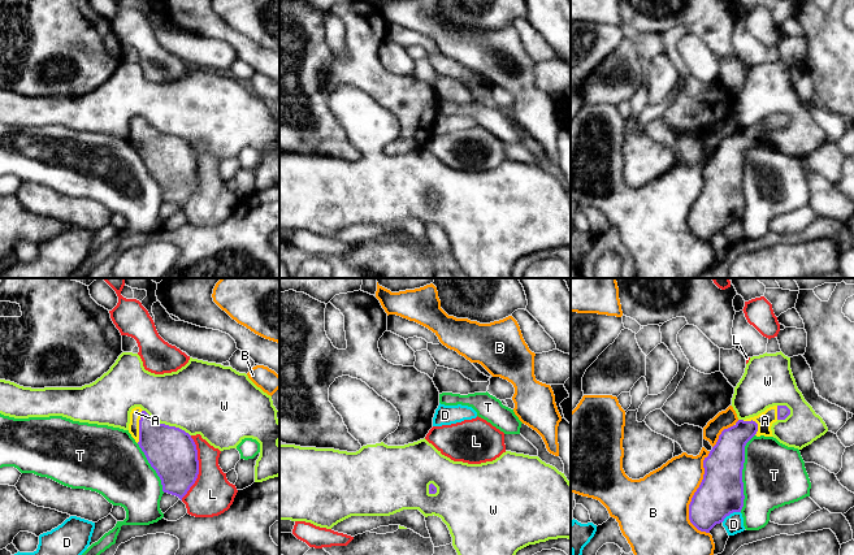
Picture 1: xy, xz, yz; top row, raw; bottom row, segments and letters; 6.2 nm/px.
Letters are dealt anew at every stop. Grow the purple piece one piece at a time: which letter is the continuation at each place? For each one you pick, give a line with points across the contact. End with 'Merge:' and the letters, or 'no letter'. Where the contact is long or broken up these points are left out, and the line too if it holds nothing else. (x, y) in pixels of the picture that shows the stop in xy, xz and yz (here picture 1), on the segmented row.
Merge: A

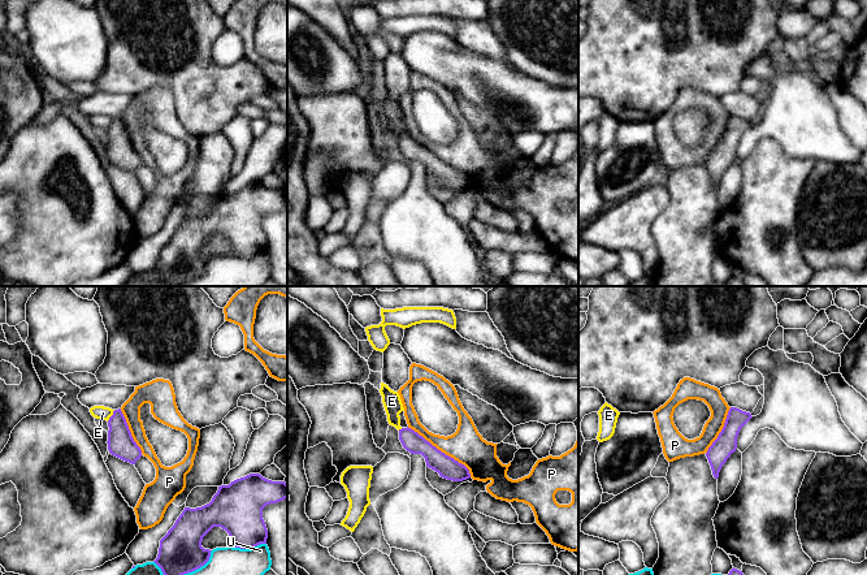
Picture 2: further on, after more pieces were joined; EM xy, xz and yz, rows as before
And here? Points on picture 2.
Merge: no letter

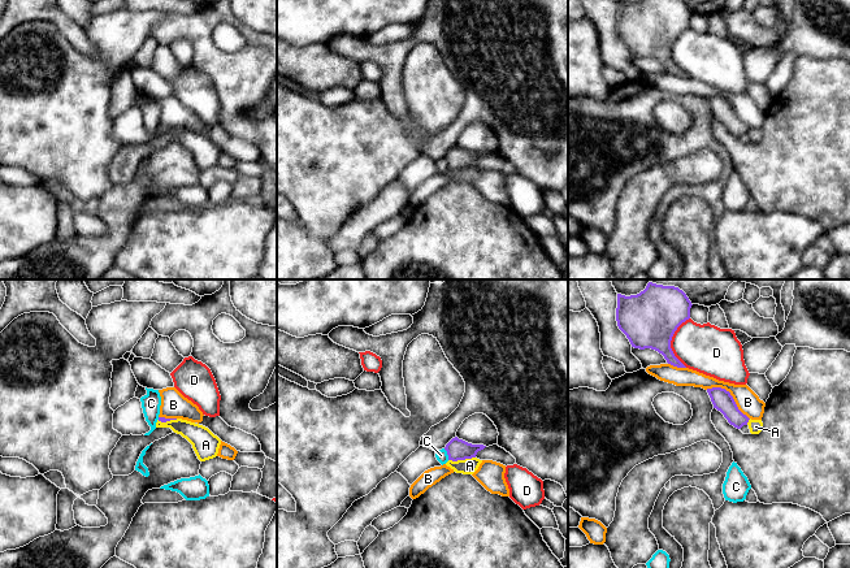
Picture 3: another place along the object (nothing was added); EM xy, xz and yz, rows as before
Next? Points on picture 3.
Merge: no letter

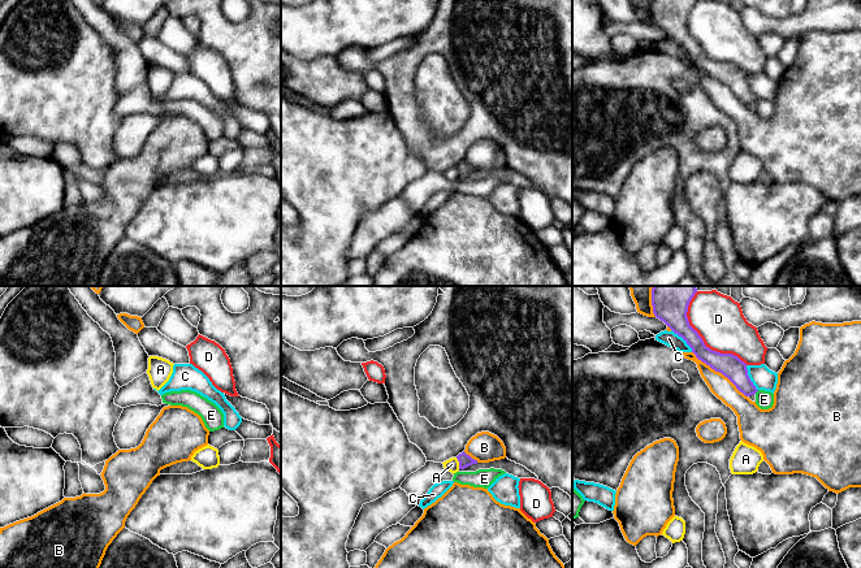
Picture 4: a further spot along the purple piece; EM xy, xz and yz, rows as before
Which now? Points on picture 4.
Merge: no letter

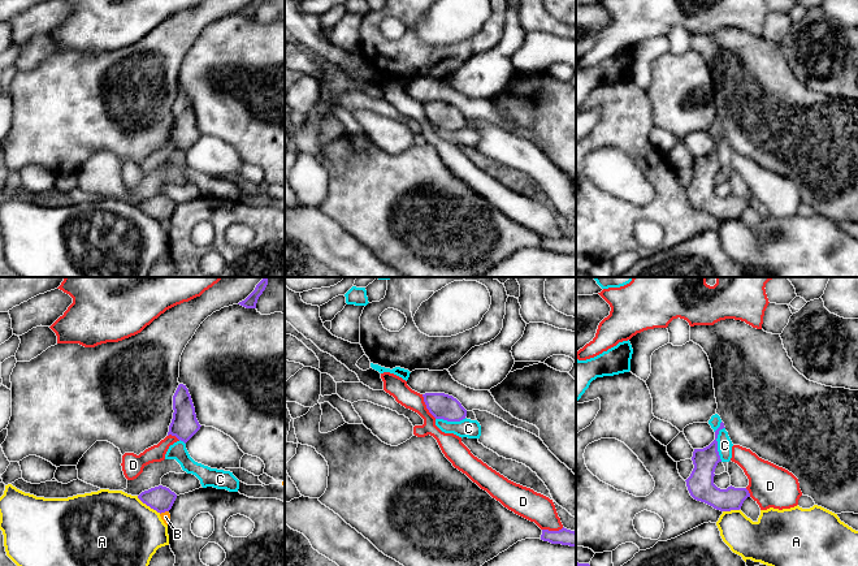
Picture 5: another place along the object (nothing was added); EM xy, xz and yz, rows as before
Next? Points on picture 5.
Merge: no letter

